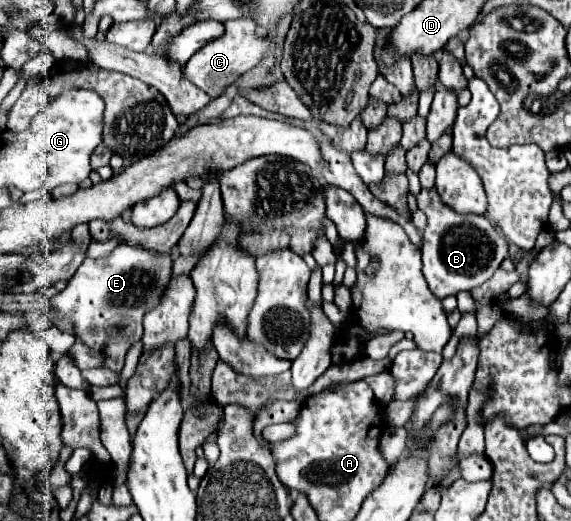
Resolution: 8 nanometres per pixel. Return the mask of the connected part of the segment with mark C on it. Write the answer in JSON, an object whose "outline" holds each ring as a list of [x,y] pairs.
{"outline":[[[238,17],[234,21],[224,21],[224,33],[222,37],[216,37],[214,41],[208,41],[190,61],[184,65],[184,79],[206,91],[208,95],[220,97],[226,87],[230,87],[240,75],[250,71],[268,49],[268,41],[264,37],[264,31],[256,25],[250,17]]]}

